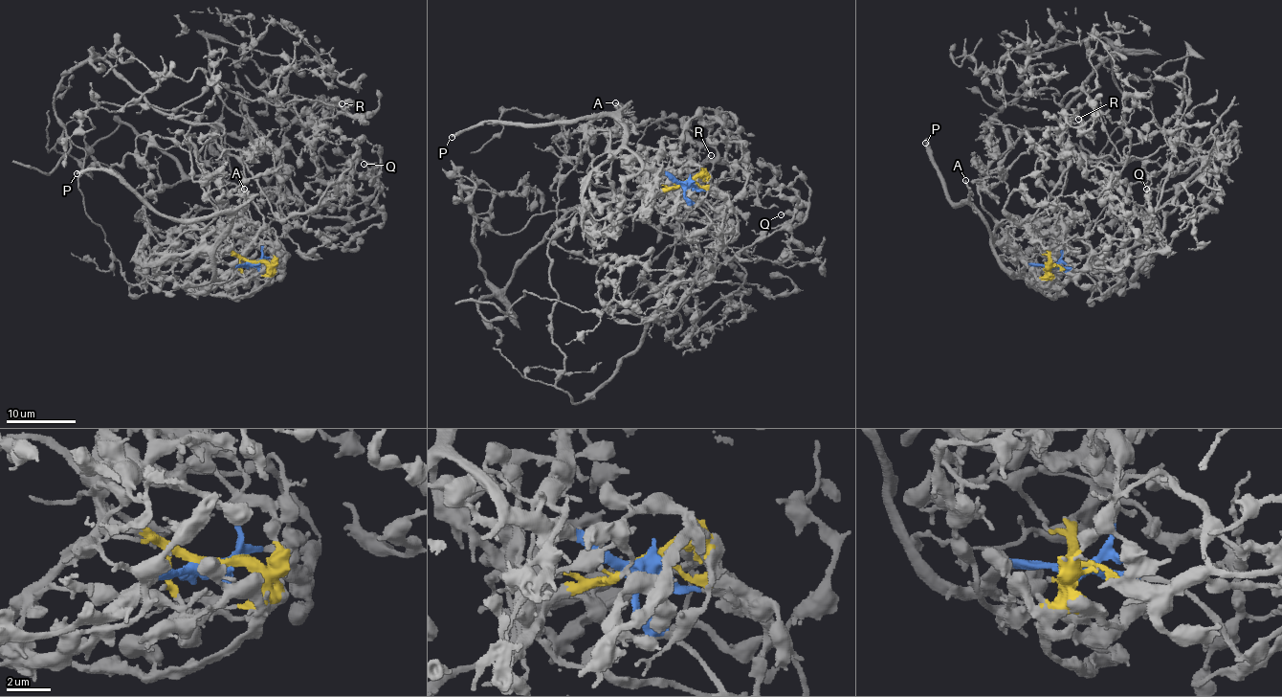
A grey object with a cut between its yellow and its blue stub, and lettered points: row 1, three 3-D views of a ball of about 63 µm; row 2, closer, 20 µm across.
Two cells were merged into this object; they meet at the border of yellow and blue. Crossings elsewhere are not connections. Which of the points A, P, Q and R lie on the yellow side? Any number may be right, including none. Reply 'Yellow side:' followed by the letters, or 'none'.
Yellow side: Q, R

